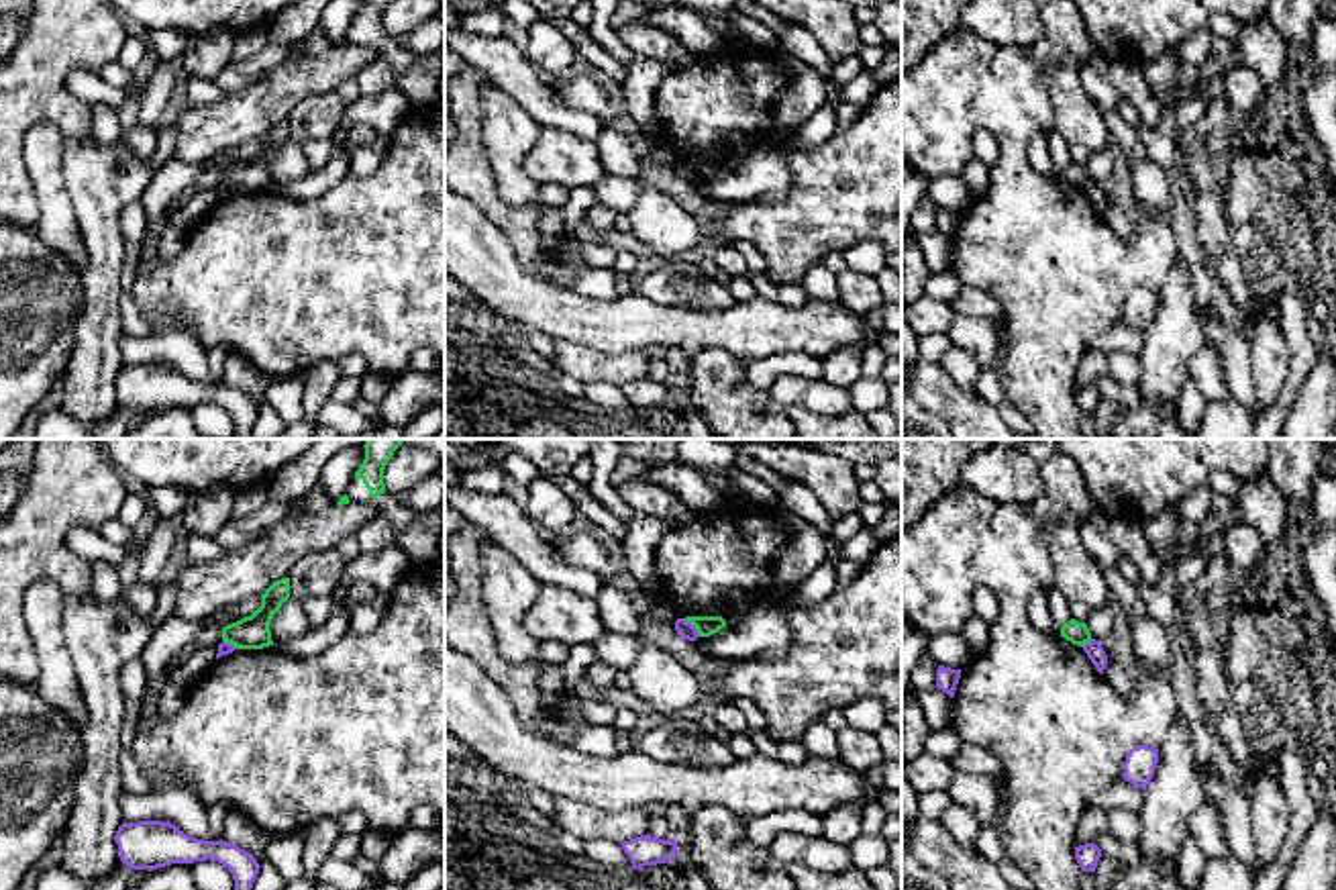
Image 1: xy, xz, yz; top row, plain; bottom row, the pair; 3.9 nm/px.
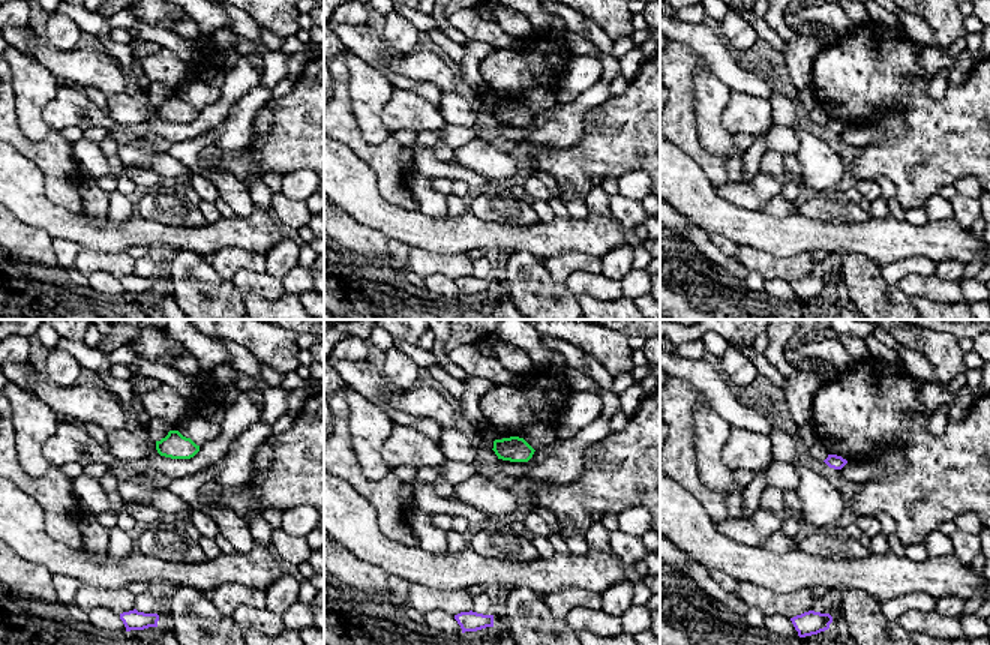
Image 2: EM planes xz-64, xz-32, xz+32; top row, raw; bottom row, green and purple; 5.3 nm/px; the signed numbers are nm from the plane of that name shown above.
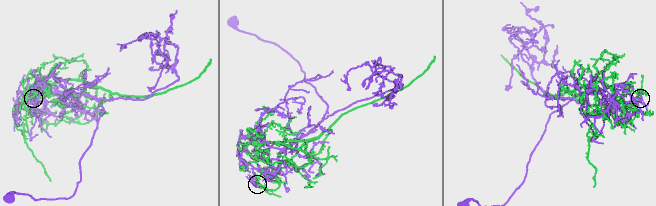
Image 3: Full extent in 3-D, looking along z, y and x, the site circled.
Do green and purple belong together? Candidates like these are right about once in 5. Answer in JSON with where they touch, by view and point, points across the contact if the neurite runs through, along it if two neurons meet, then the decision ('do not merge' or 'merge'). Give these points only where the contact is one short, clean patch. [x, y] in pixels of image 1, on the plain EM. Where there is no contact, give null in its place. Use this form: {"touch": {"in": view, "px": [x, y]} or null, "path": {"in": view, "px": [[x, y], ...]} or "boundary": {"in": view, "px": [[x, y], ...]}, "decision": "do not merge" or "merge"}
{"touch": {"in": "xz", "px": [692, 166]}, "decision": "do not merge"}

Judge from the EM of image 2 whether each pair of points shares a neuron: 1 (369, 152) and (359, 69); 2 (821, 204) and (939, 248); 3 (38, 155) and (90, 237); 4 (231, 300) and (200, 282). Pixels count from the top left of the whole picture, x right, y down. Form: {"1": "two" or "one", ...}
{"1": "two", "2": "two", "3": "two", "4": "one"}

